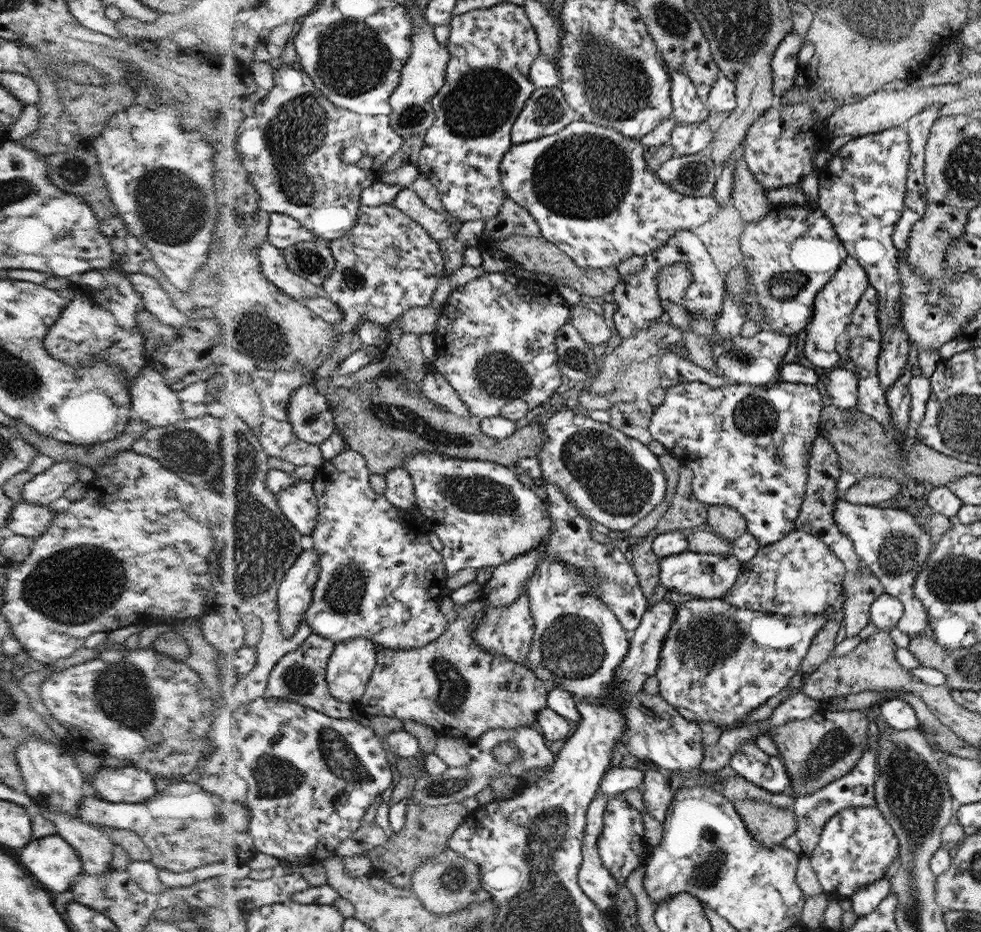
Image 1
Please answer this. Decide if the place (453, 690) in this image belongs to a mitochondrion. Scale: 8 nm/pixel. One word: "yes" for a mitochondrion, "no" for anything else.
yes

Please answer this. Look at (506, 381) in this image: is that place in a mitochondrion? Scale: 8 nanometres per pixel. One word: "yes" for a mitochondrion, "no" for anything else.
yes

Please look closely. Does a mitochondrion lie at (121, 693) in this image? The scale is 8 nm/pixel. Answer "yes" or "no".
yes

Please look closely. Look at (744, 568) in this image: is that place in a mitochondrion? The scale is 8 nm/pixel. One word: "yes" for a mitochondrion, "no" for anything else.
no

